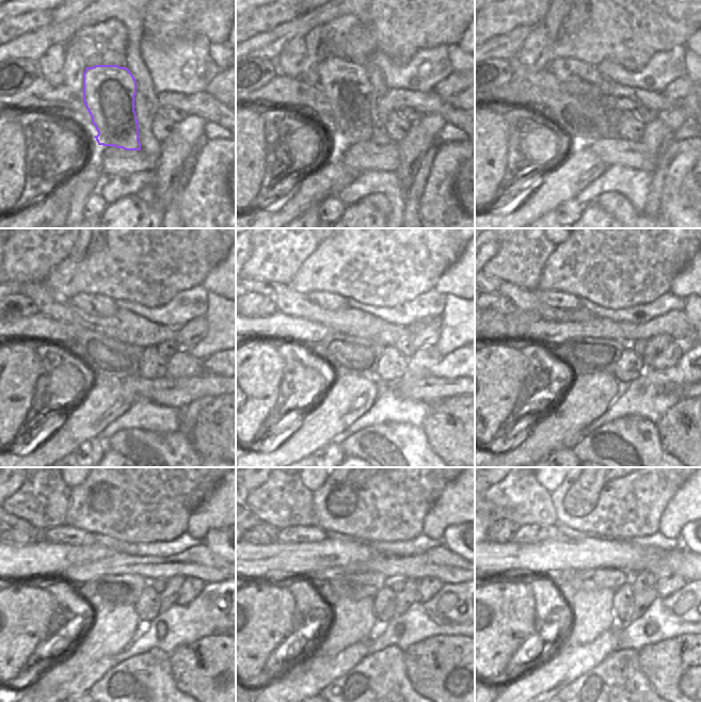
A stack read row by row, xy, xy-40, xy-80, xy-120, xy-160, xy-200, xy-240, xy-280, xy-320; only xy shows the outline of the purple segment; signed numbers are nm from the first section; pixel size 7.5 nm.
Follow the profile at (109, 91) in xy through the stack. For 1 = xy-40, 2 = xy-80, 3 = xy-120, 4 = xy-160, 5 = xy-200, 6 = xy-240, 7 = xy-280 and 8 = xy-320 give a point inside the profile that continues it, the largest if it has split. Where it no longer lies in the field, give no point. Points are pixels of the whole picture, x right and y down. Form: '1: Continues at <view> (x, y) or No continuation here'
1: Continues at xy-40 (347, 85)
2: Continues at xy-80 (580, 79)
3: Continues at xy-120 (96, 304)
4: Continues at xy-160 (327, 300)
5: Continues at xy-200 (562, 300)
6: Continues at xy-240 (83, 538)
7: Continues at xy-280 (321, 535)
8: Continues at xy-320 (558, 535).

